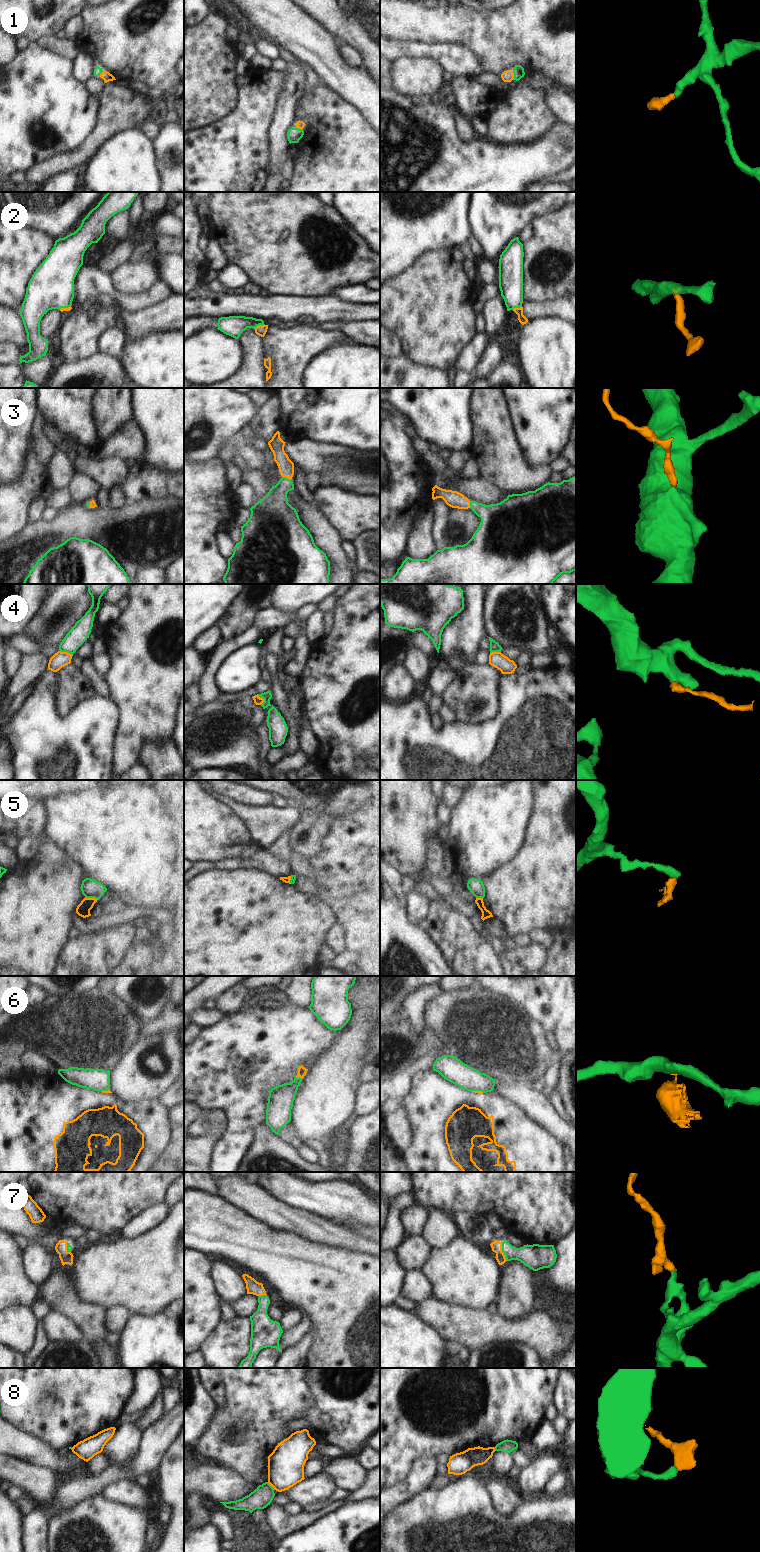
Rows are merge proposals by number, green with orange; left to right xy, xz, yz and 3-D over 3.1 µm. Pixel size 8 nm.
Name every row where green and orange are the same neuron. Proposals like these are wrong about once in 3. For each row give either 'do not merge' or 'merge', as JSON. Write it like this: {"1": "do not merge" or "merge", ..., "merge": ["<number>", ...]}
{"1": "merge", "2": "merge", "3": "merge", "4": "do not merge", "5": "do not merge", "6": "do not merge", "7": "merge", "8": "do not merge", "merge": ["1", "2", "3", "7"]}

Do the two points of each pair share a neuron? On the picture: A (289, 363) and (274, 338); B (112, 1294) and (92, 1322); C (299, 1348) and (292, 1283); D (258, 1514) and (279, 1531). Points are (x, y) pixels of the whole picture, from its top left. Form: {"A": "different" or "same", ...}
{"A": "same", "B": "different", "C": "different", "D": "different"}

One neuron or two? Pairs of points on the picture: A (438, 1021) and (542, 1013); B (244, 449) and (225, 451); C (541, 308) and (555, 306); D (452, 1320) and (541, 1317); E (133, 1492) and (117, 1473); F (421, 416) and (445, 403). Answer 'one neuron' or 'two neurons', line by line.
A: two neurons
B: one neuron
C: one neuron
D: one neuron
E: two neurons
F: one neuron

